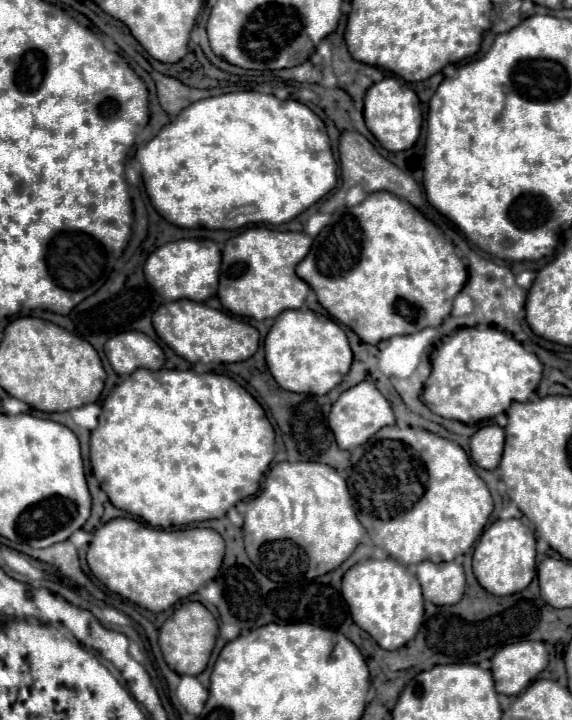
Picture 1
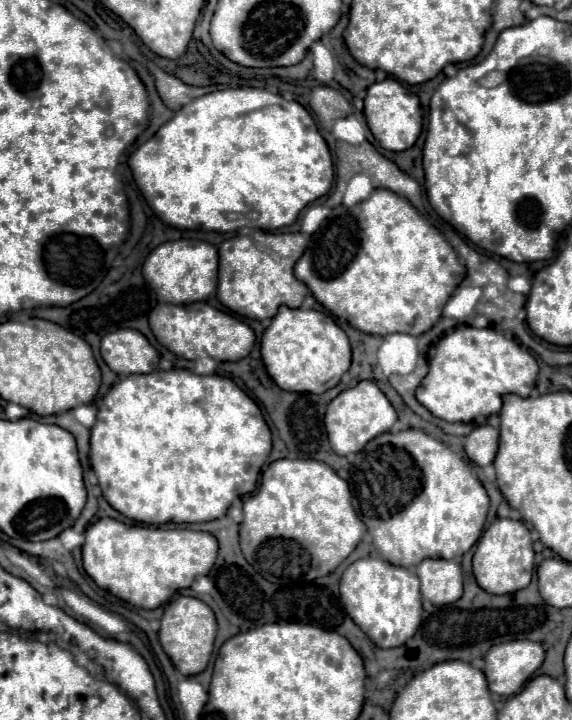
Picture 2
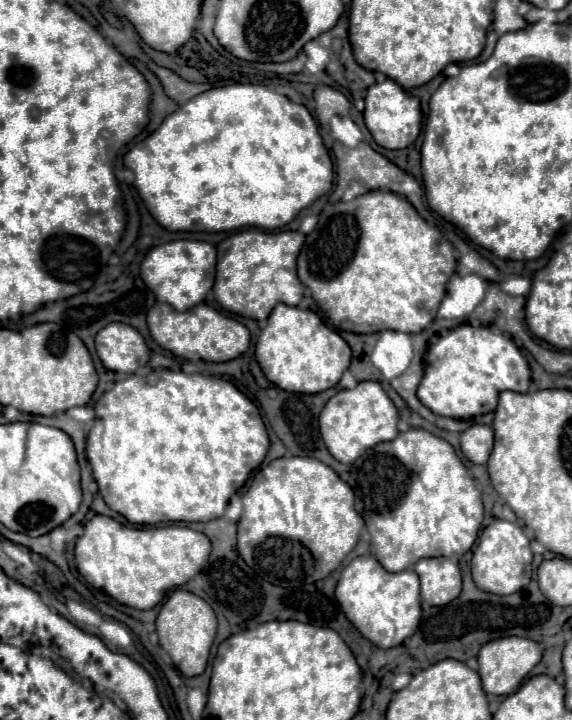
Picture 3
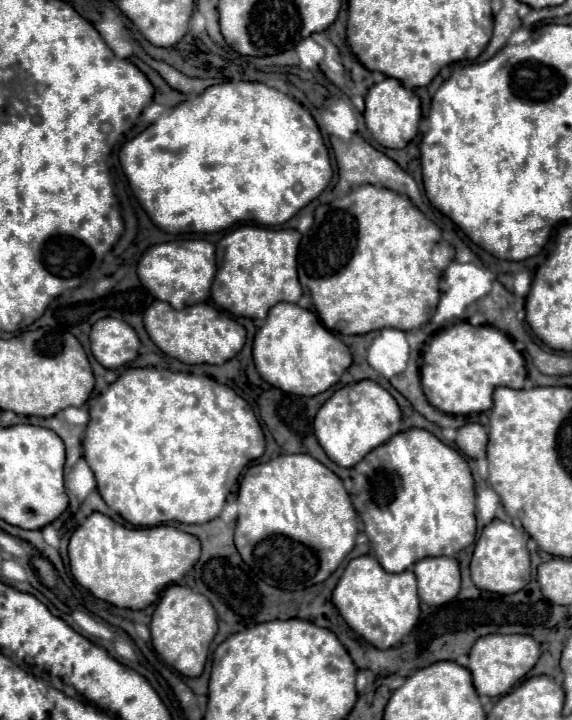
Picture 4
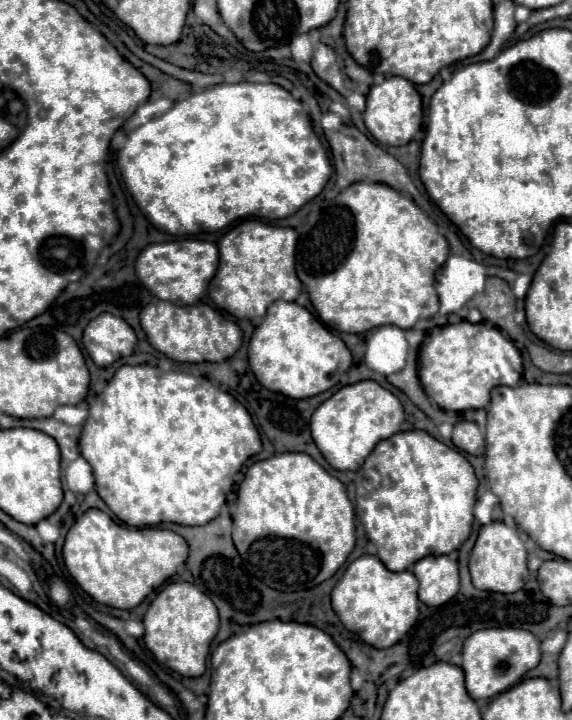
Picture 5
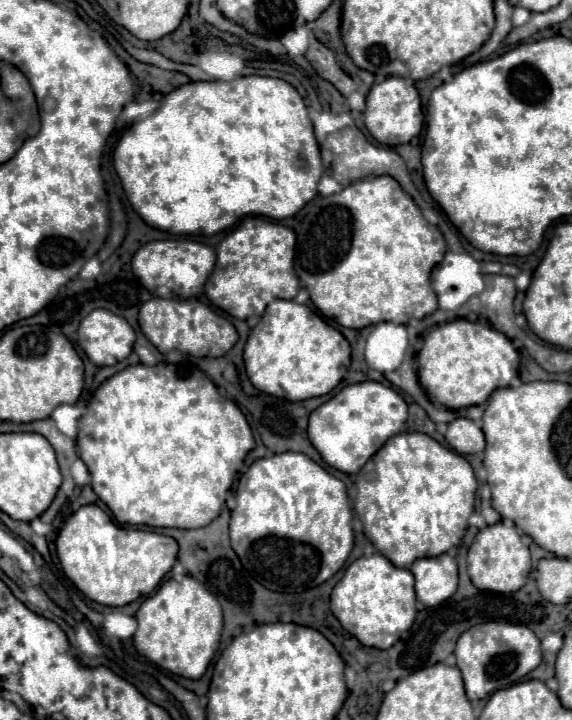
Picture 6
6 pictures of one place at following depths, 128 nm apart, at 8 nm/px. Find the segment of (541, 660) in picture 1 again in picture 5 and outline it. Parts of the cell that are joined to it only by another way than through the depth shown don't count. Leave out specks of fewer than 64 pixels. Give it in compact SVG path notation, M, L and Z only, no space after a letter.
M508 626L506 628L484 628L472 632L462 646L462 670L466 676L466 690L470 698L494 698L510 686L518 684L520 678L536 668L540 662L540 640L528 632Z

